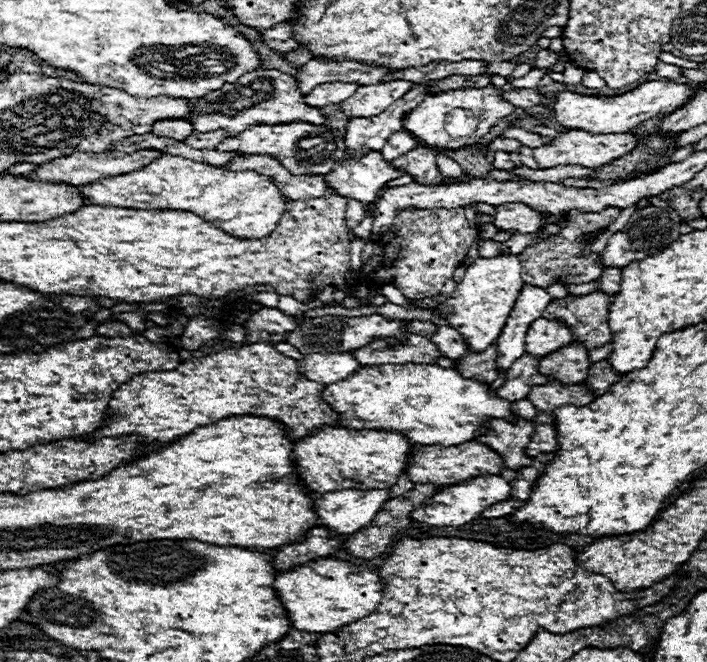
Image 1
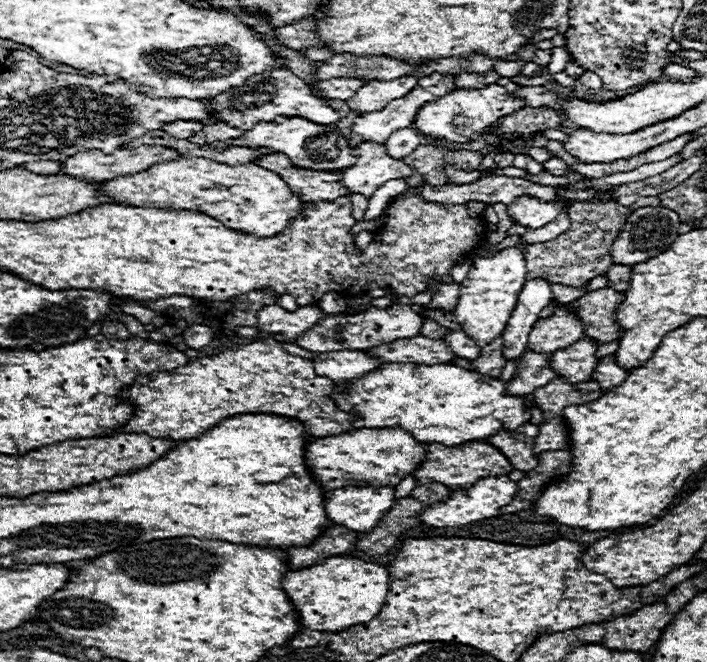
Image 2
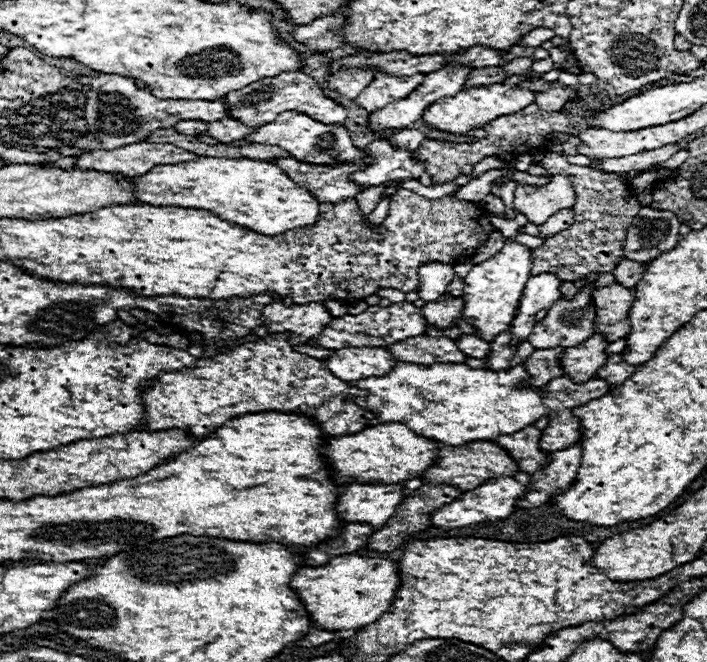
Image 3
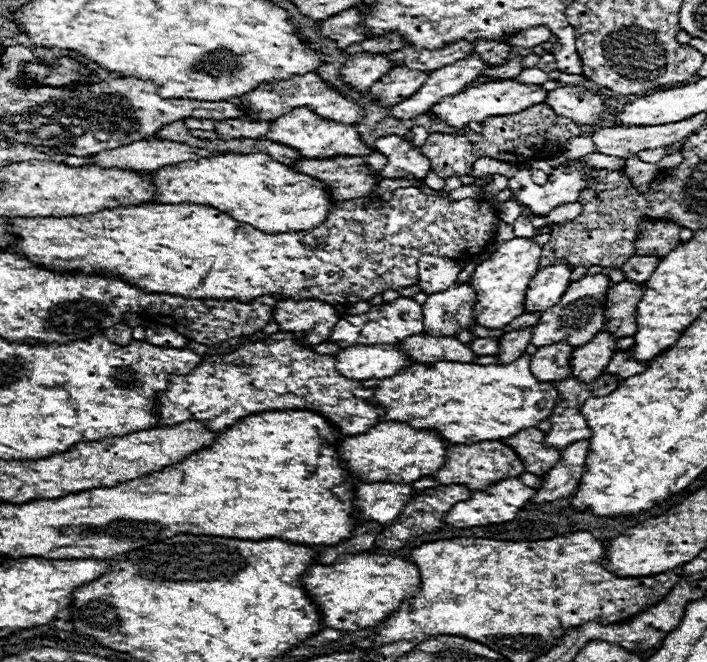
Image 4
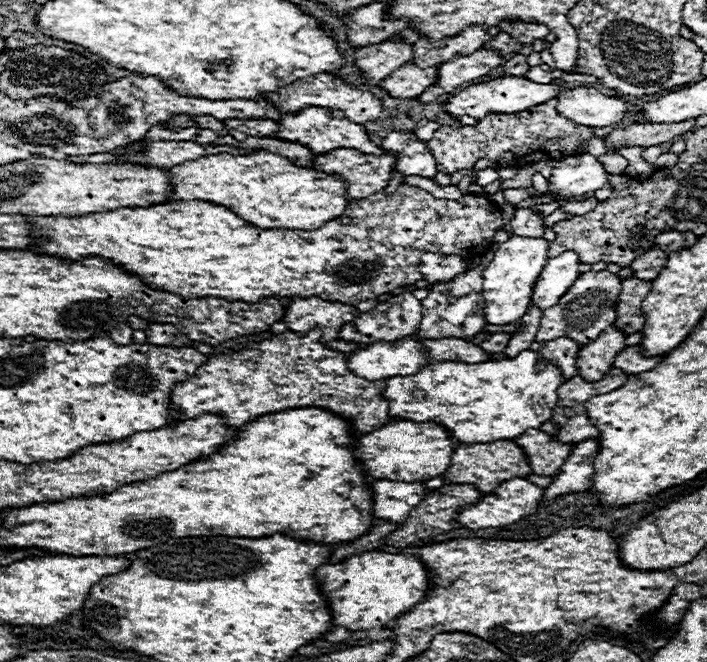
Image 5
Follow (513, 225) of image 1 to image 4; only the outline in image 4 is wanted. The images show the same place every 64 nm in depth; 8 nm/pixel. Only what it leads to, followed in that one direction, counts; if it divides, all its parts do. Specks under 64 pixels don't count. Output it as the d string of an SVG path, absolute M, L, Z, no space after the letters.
M568 160L568 166L560 166L548 176L544 186L538 186L530 178L530 168L520 168L514 178L510 178L508 188L516 194L520 206L528 208L534 216L548 216L560 204L578 202L578 194L584 186L580 170L586 168L576 160Z

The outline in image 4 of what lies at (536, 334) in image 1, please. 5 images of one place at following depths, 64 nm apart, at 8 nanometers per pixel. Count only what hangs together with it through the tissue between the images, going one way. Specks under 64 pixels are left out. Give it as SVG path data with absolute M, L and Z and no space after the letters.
M604 274L584 276L576 282L572 282L570 288L566 290L566 294L558 300L558 304L548 308L540 316L540 322L532 328L530 342L538 348L550 346L556 342L566 342L570 346L582 346L582 344L590 342L604 328L604 294L610 286L612 284L608 282L608 278Z

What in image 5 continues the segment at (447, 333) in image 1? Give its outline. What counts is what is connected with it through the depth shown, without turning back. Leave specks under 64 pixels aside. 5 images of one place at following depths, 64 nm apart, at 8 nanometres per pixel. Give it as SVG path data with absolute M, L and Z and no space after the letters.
M494 334L494 336L490 336L488 340L484 340L484 342L480 344L480 348L482 348L484 352L488 352L488 354L498 354L498 352L502 352L502 350L506 348L508 340L510 340L510 334Z

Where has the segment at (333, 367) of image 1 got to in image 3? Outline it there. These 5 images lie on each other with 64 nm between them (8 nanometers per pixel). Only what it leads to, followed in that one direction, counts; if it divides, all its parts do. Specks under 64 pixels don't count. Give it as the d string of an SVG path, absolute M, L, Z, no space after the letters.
M342 348L324 358L326 368L340 380L362 380L368 376L382 376L396 364L386 348Z

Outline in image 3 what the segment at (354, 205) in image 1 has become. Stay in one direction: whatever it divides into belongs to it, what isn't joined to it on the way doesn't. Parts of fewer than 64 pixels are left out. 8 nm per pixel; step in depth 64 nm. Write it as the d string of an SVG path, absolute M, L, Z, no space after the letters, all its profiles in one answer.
M384 184L384 186L376 186L376 188L370 188L370 190L364 190L364 192L360 192L360 196L356 196L354 200L358 202L358 208L360 208L360 214L362 216L368 216L374 208L376 208L376 204L380 202L380 192L386 188L388 184Z

